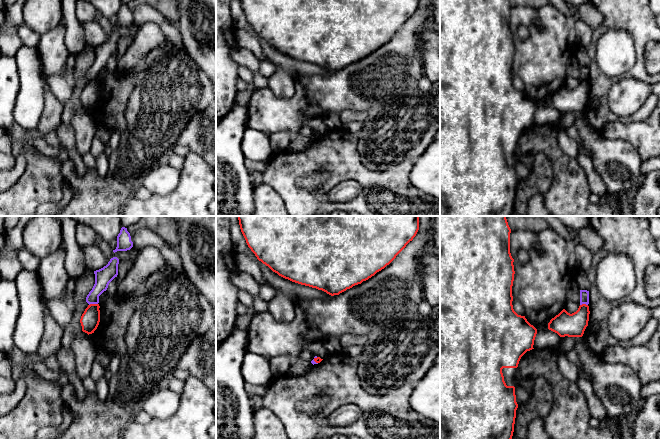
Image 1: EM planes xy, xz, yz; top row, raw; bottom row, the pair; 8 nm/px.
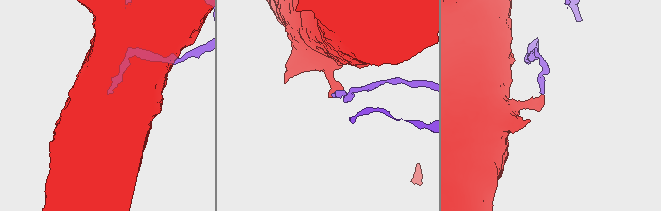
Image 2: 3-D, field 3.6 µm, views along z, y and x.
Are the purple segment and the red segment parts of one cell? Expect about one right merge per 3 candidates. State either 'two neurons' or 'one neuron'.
two neurons

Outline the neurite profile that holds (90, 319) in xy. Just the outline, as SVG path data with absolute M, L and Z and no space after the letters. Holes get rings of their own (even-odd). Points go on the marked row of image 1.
M90 304L81 316L80 323L82 331L89 334L94 333L100 322L99 304Z

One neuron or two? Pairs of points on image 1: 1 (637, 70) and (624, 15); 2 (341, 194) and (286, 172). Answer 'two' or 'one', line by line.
1: one
2: two

